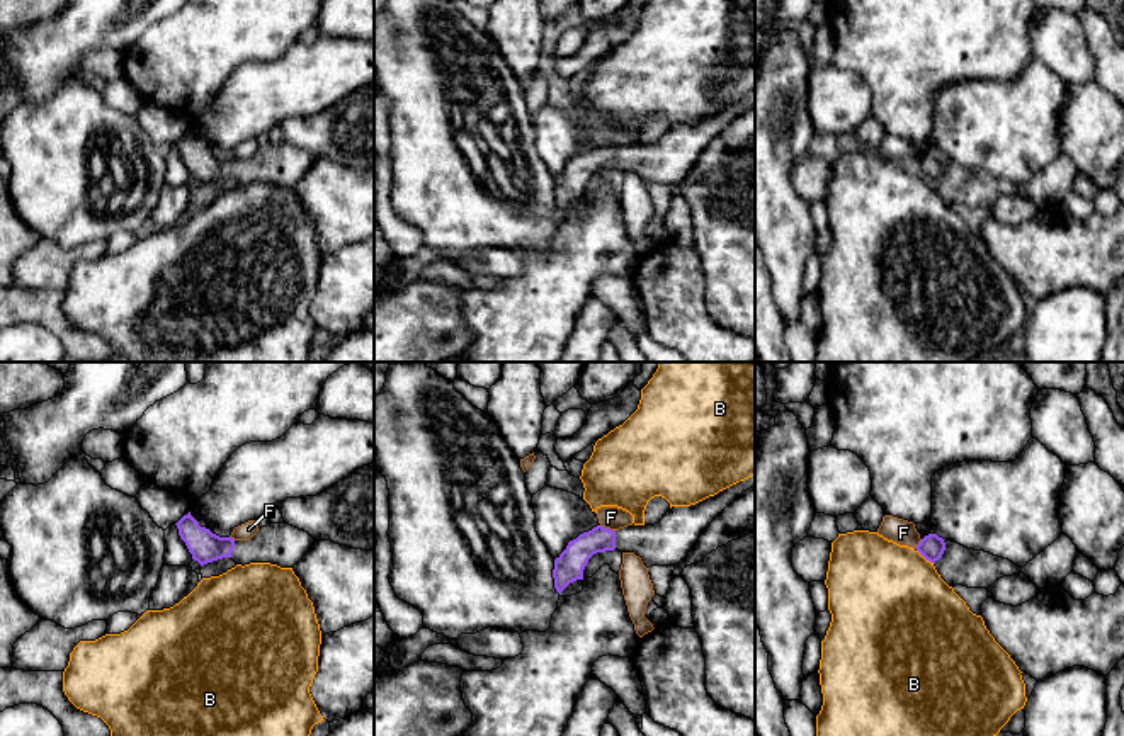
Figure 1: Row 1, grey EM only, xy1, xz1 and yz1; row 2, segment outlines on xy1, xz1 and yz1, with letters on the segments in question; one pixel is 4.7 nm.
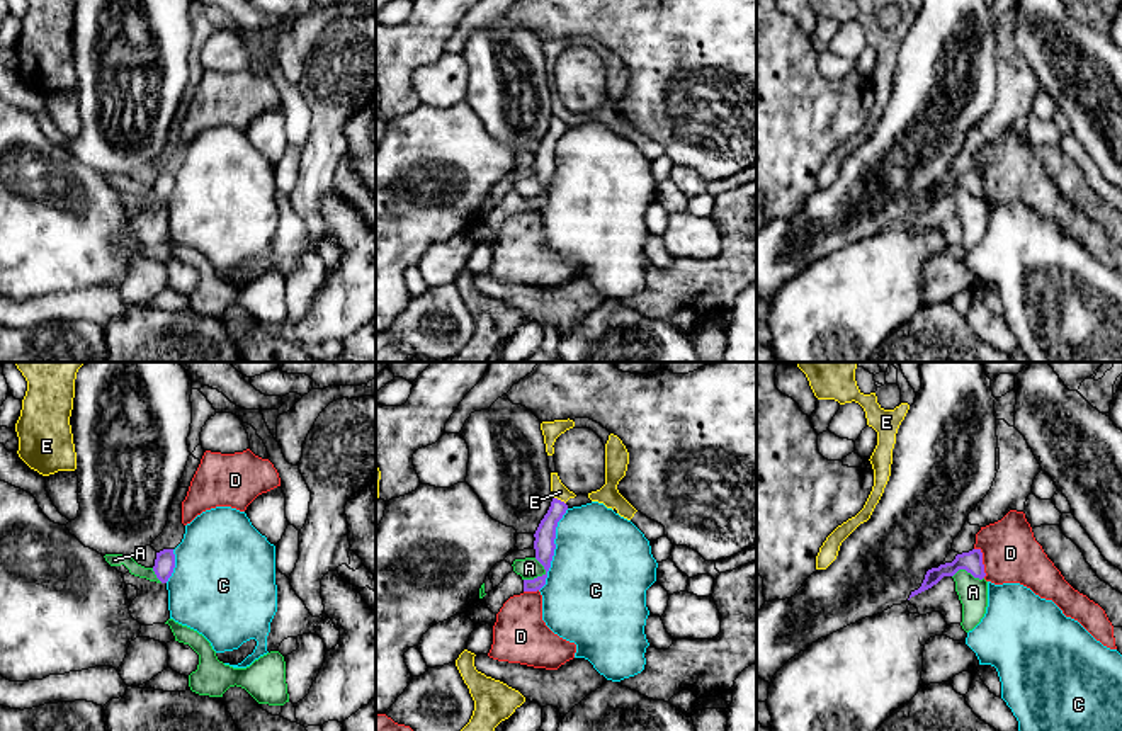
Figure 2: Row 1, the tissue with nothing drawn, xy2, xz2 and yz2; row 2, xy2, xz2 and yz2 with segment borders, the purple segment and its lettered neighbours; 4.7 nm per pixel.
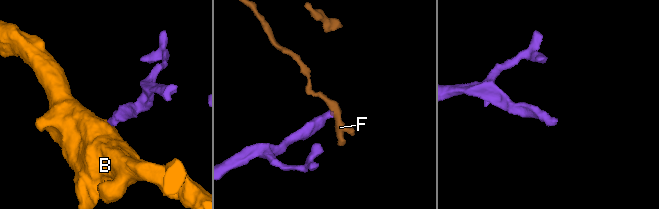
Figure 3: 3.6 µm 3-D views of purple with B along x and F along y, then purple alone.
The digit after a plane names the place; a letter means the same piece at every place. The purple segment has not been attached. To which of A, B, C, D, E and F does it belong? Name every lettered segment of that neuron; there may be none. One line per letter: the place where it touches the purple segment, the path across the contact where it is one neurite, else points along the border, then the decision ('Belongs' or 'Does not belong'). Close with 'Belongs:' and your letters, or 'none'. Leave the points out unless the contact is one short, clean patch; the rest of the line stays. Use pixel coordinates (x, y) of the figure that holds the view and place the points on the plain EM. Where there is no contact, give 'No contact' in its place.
A: Touches purple at xz2 (543, 194). Boundary: xz2 (536, 177), (544, 191), (524, 199). Does not belong
B: Touches purple at yz1 (925, 177). Boundary: yz1 (917, 169), (932, 182). Does not belong
C: Touches purple at xz2 (555, 167). Boundary: xz2 (568, 128), (558, 141), (555, 174), (546, 203), (539, 209). Does not belong
D: Touches purple at yz2 (981, 181). Boundary: yz2 (974, 167), (981, 172), (985, 196). Does not belong
E: Touches purple at xz2 (560, 119). Boundary: xz2 (555, 116), (565, 123). Does not belong
F: Touches purple at xz1 (607, 148). Boundary: xz1 (601, 143), (614, 150). Does not belong
Belongs: none

